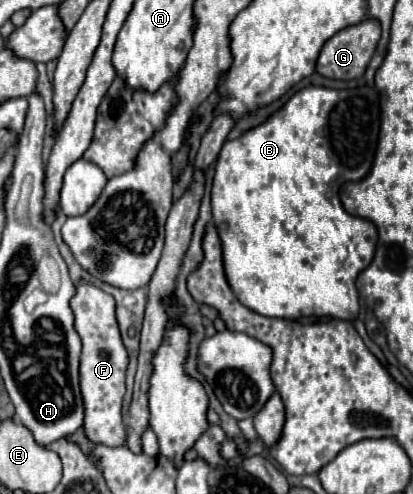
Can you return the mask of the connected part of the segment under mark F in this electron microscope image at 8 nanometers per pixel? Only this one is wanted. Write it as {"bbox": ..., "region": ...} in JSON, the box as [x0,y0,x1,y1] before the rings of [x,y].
{"bbox":[71,283,129,447],"region":[[[79,283],[71,301],[75,313],[75,329],[83,341],[81,351],[81,393],[85,405],[85,433],[93,443],[117,447],[125,443],[125,423],[121,419],[121,399],[125,393],[125,369],[129,363],[115,321],[115,301],[101,289]]]}

